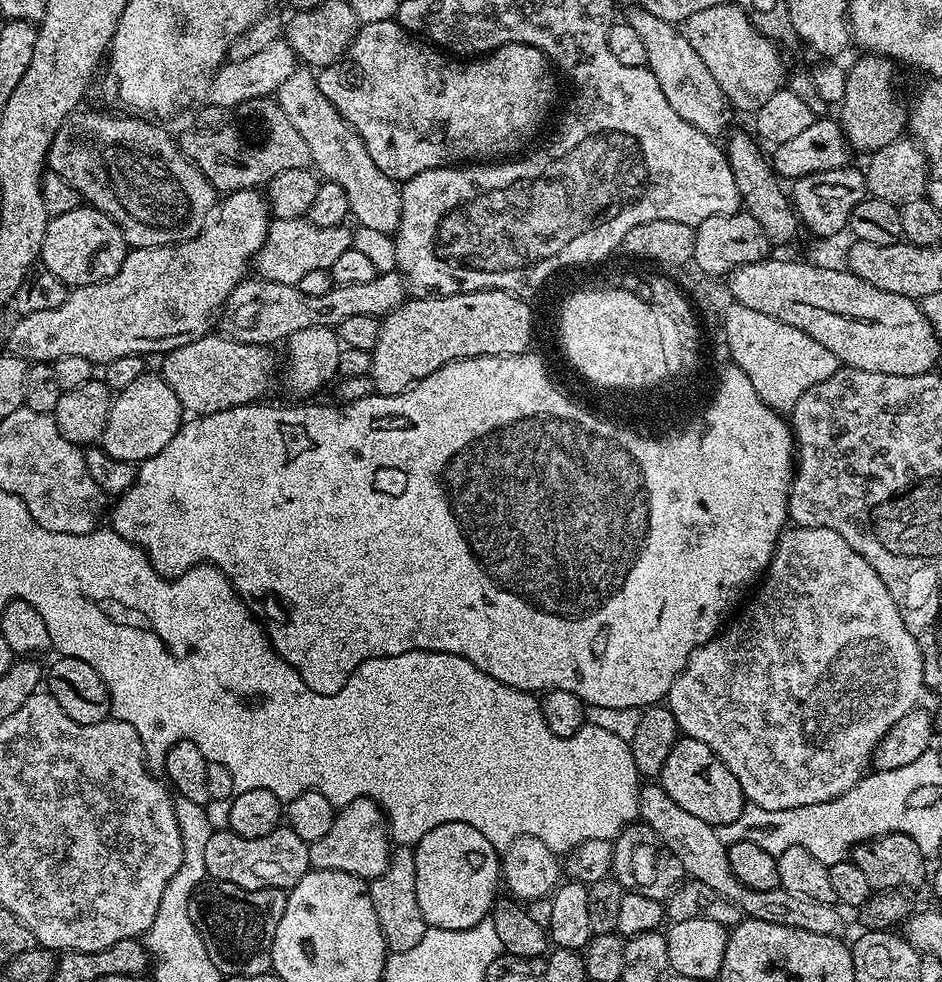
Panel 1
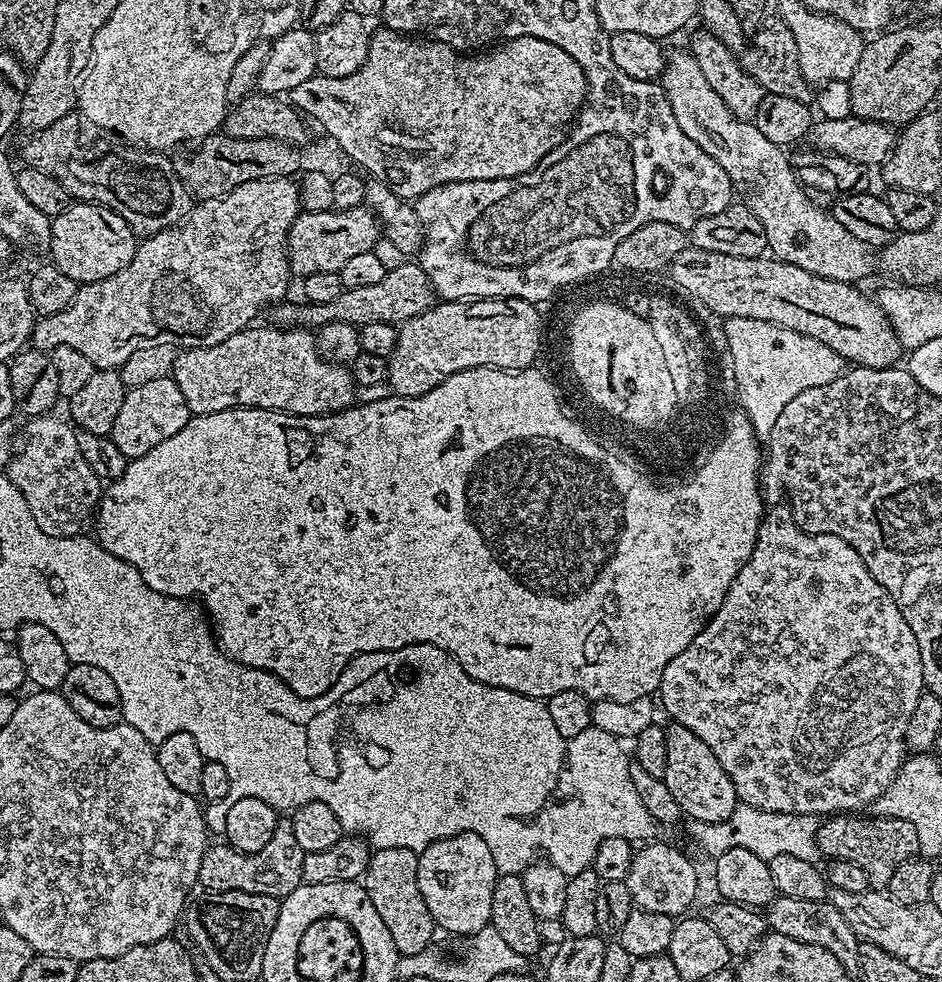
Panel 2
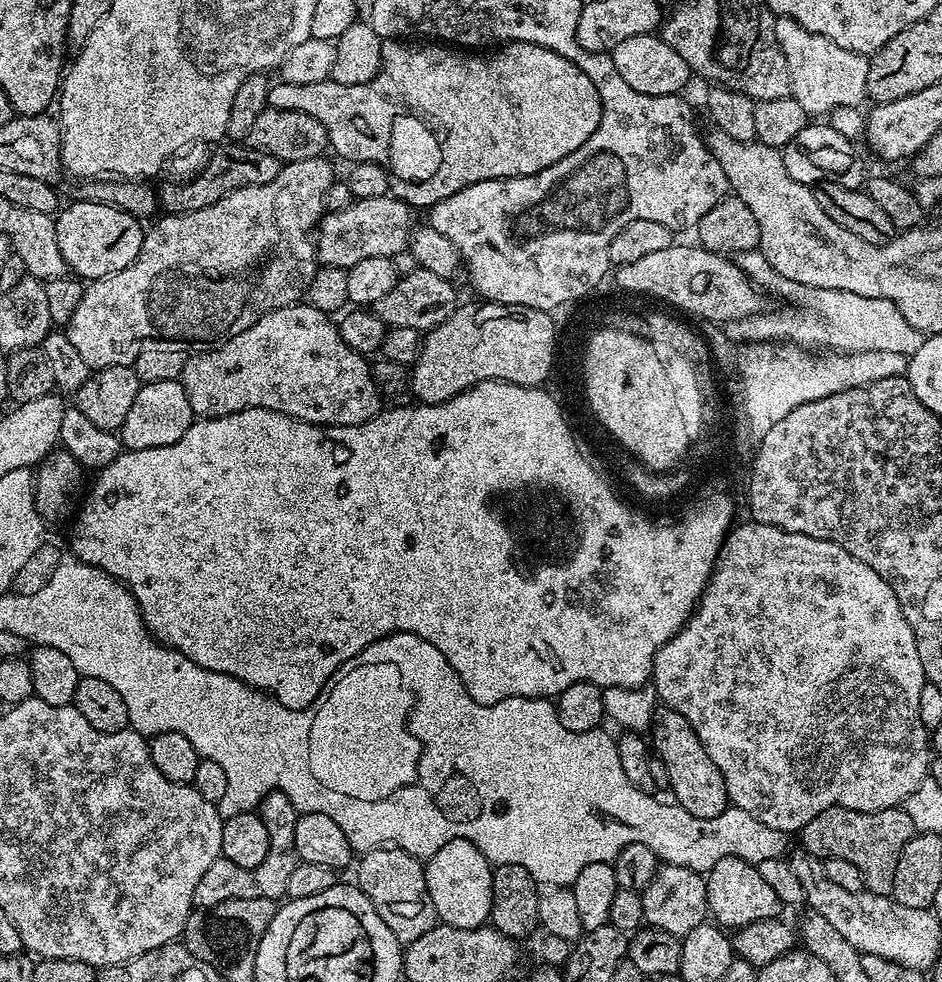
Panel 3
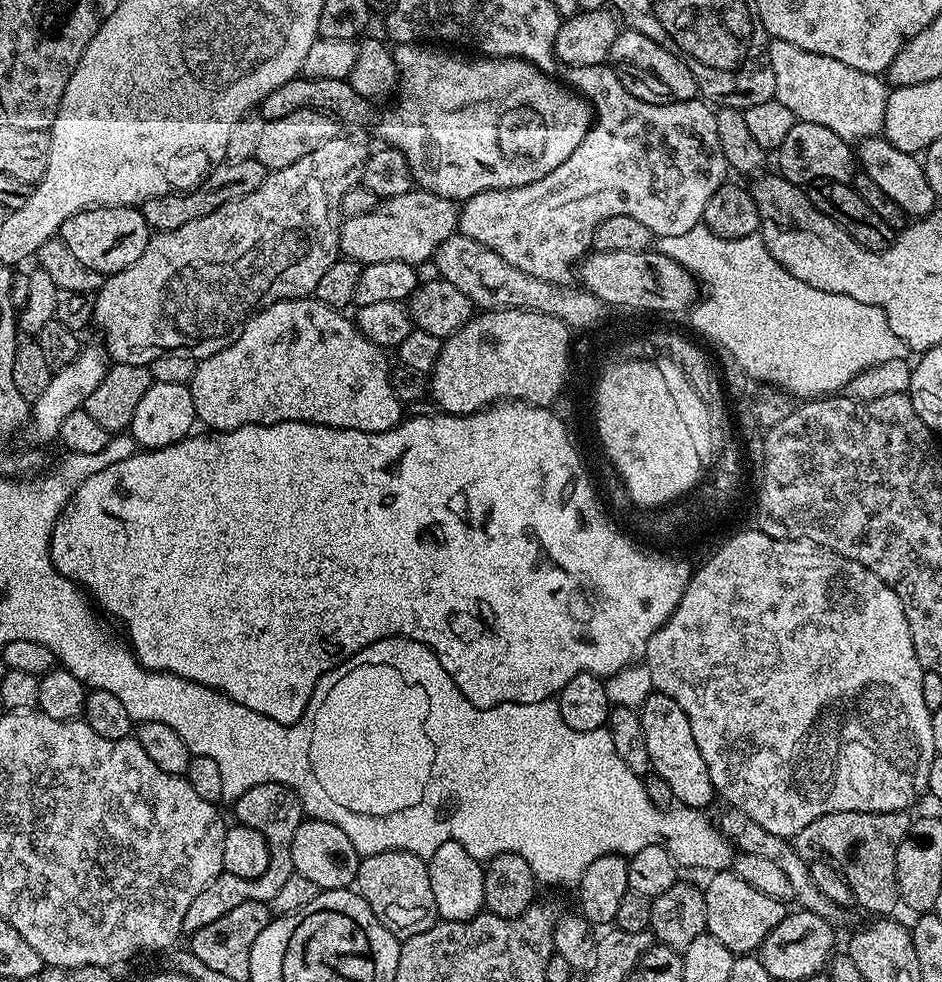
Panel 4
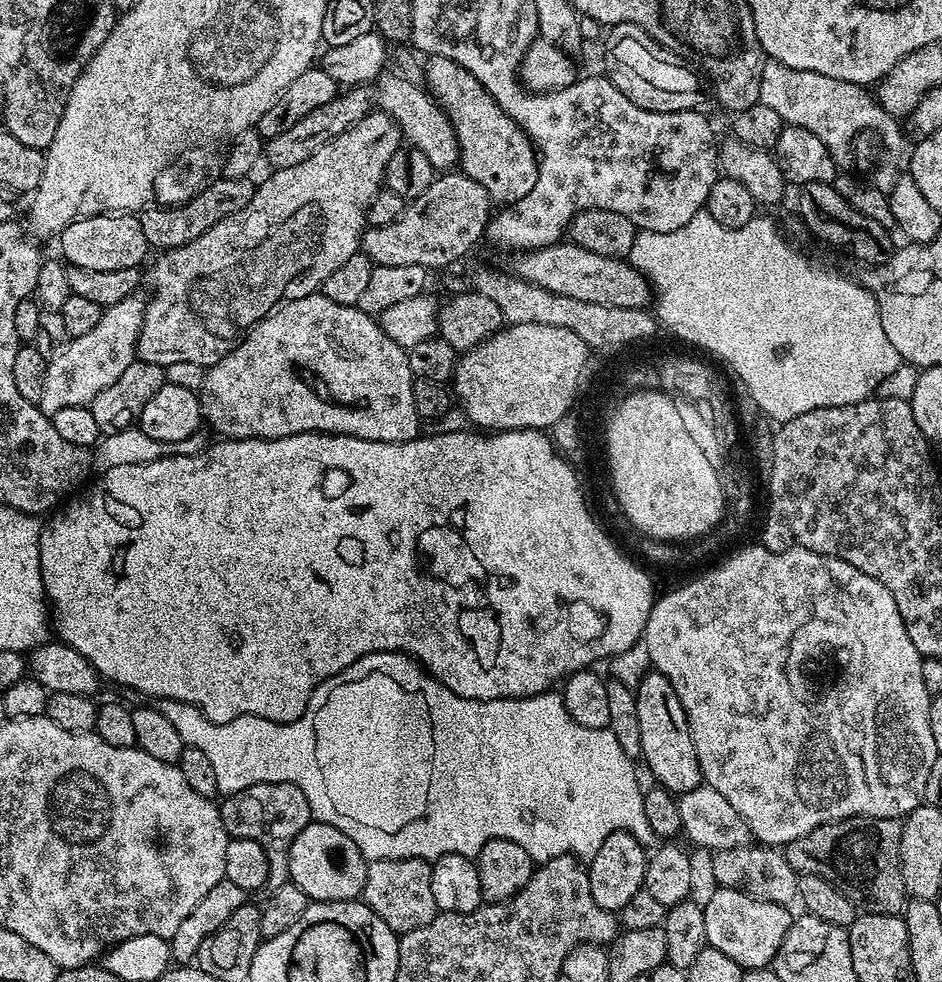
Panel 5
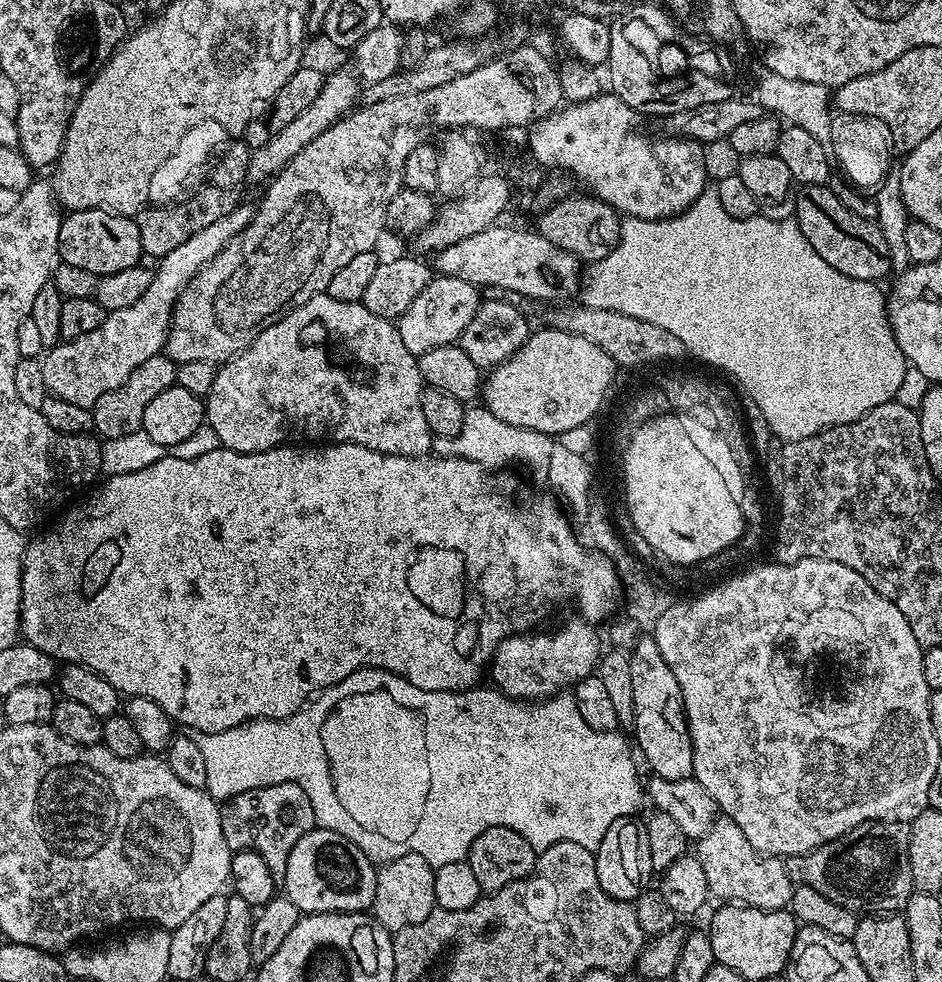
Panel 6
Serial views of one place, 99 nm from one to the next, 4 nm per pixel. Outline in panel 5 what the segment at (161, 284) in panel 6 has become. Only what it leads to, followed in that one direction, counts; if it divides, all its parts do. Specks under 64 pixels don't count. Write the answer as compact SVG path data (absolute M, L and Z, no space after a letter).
M139 295L122 298L114 306L104 309L102 318L89 332L73 336L53 360L49 360L46 383L42 386L42 398L38 407L43 412L53 413L65 406L88 406L92 399L106 386L122 375L122 370L137 359L136 339L142 330L145 301Z

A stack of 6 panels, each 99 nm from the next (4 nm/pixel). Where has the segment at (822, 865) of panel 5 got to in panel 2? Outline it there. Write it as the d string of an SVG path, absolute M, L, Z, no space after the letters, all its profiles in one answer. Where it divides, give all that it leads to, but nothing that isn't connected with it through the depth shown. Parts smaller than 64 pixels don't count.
M832 814L816 830L816 841L821 857L828 860L854 862L866 870L869 889L887 889L894 870L919 853L918 830L902 818L890 818L875 814Z

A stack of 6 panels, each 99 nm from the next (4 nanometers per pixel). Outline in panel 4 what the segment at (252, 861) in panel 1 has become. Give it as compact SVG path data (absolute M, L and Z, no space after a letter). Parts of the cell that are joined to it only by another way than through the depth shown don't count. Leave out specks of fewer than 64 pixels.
M266 782L265 785L253 786L246 790L241 797L234 802L236 808L235 819L239 823L258 830L268 843L270 850L270 866L266 866L266 874L262 878L247 880L246 878L234 878L234 874L221 872L194 902L186 910L186 918L182 918L182 933L191 934L202 930L202 926L210 926L217 918L222 918L234 906L242 906L242 902L270 902L274 894L286 883L286 878L293 874L292 867L292 843L294 842L294 830L298 830L300 821L305 819L305 813L299 798L285 785L276 785L274 782Z

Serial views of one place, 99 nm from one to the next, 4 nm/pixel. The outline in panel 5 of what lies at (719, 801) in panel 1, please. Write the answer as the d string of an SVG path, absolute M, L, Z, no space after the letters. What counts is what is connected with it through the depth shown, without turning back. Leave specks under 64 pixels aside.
M650 670L634 690L638 702L638 731L642 734L642 764L652 771L659 787L673 794L689 792L701 787L704 775L694 750L694 738L690 738L690 726L674 686L661 672Z

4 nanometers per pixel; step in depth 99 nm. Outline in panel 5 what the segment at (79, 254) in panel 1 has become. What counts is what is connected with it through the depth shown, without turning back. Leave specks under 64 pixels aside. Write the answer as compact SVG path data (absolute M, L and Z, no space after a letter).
M136 214L83 216L81 220L70 222L70 226L64 228L58 237L58 243L60 243L61 252L59 255L71 267L86 270L140 268L143 265L144 255L149 255L150 252L146 234L142 234L140 217Z

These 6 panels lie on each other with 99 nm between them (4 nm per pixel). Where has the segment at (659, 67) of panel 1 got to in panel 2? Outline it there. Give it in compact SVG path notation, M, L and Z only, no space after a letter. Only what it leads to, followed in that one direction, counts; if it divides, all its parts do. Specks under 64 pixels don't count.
M691 51L676 52L667 57L662 77L662 87L666 98L670 102L670 110L674 110L674 118L678 121L678 127L682 134L690 138L690 142L698 142L722 170L726 170L726 178L730 178L735 195L742 201L744 207L750 209L754 218L762 222L762 230L766 230L766 242L768 252L775 259L782 262L790 262L790 266L802 266L802 270L810 270L810 274L818 274L822 278L830 278L838 282L856 284L874 268L874 256L868 245L858 242L842 222L838 222L827 211L824 212L811 200L803 184L796 179L796 170L790 156L779 144L769 142L762 135L762 130L751 120L743 120L734 114L730 114L726 102L718 98L718 94L710 86L710 81L702 75L702 69L693 58Z

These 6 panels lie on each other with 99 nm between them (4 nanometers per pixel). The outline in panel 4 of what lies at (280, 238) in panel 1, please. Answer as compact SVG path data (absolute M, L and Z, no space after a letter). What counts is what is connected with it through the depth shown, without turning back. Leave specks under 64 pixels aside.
M423 190L398 194L398 198L381 200L374 210L341 223L340 254L362 266L374 262L406 262L415 266L433 259L438 248L458 232L459 222L457 201Z

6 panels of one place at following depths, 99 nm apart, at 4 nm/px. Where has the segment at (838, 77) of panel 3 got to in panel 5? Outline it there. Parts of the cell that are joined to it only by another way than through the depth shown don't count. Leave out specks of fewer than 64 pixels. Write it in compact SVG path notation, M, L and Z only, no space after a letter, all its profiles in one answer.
M765 59L760 103L770 106L770 110L774 110L778 118L784 120L785 125L793 124L802 130L810 130L810 134L818 134L818 138L822 138L822 142L830 150L837 169L856 170L860 164L859 152L866 151L868 143L872 143L876 148L884 147L884 168L875 172L872 183L876 189L888 195L903 175L904 165L907 165L912 157L914 146L900 133L901 121L891 116L863 84L842 82L838 78L826 78L826 74L814 74L814 70L794 70L790 66L782 66L782 62L777 60Z

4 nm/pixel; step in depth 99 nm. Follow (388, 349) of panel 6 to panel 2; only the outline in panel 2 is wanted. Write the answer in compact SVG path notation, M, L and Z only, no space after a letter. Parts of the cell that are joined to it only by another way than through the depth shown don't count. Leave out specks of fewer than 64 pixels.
M249 326L238 334L230 334L226 342L218 346L186 348L173 364L172 381L182 390L186 406L192 416L214 414L231 408L265 408L275 412L288 412L291 416L328 416L357 403L358 386L352 380L351 371L343 364L333 364L320 354L317 337L304 326Z

